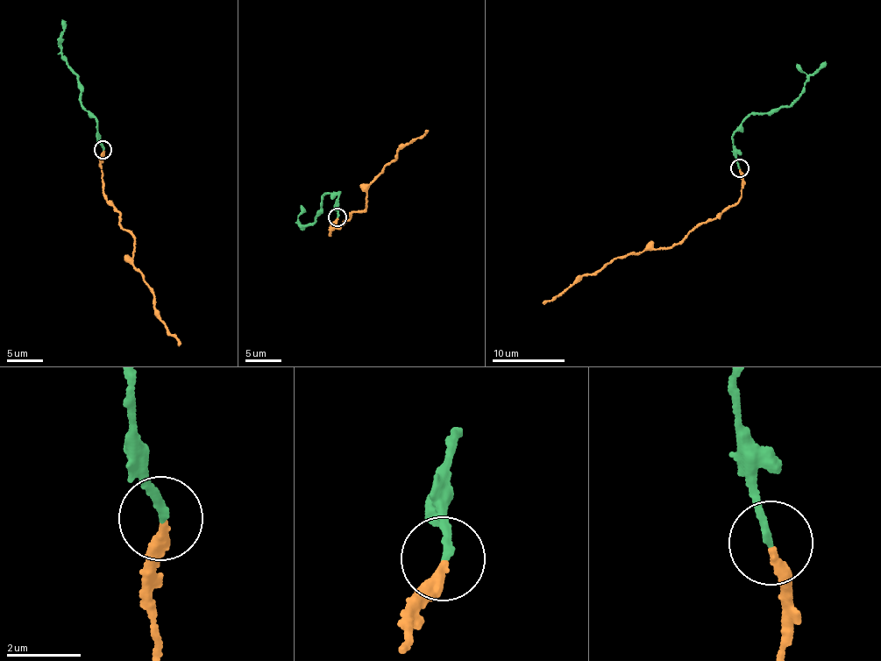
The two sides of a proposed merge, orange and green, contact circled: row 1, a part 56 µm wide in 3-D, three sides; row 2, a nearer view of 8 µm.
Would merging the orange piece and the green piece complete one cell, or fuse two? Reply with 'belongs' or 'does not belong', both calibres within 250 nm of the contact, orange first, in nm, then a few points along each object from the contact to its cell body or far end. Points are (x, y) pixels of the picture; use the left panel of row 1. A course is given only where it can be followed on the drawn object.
belongs; calibres 280 and 180 nm; course orange (103, 150), (103, 190), (120, 214), (118, 221), (133, 238), (131, 262), (145, 281), (153, 307), (178, 346); course green (103, 149), (96, 121), (80, 100), (82, 88), (61, 51), (61, 19)

